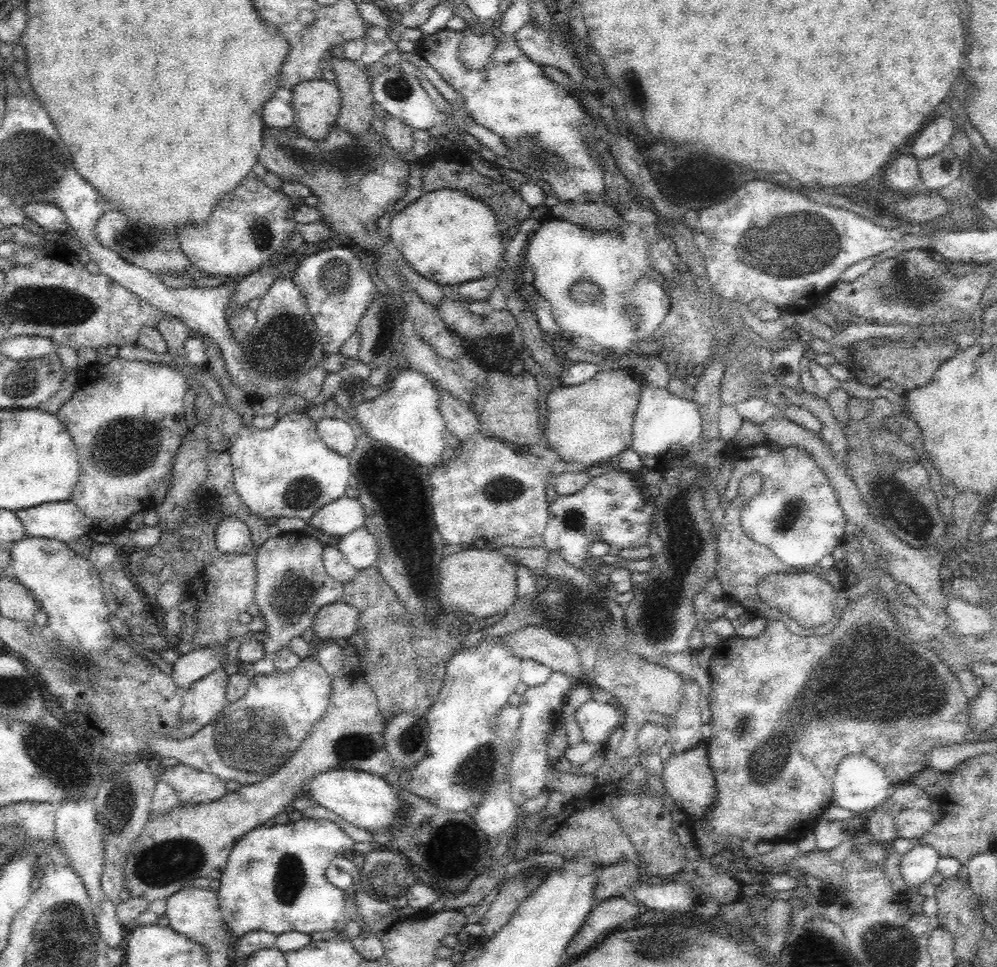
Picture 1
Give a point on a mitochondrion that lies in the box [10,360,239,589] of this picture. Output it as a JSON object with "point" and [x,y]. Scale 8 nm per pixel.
{"point":[123,447]}

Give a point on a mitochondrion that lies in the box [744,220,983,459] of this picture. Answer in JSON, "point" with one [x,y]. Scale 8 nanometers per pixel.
{"point":[906,285]}

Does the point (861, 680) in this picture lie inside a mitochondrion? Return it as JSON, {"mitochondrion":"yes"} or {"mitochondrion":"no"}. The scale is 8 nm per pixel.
{"mitochondrion":"yes"}

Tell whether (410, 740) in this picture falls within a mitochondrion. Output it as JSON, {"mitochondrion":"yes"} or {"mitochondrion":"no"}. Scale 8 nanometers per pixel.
{"mitochondrion":"yes"}

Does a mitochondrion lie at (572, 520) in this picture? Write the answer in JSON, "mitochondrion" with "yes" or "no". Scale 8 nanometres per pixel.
{"mitochondrion":"yes"}

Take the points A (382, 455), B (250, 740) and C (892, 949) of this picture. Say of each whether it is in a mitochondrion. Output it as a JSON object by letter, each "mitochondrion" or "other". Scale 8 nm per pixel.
{"A":"mitochondrion","B":"mitochondrion","C":"mitochondrion"}

